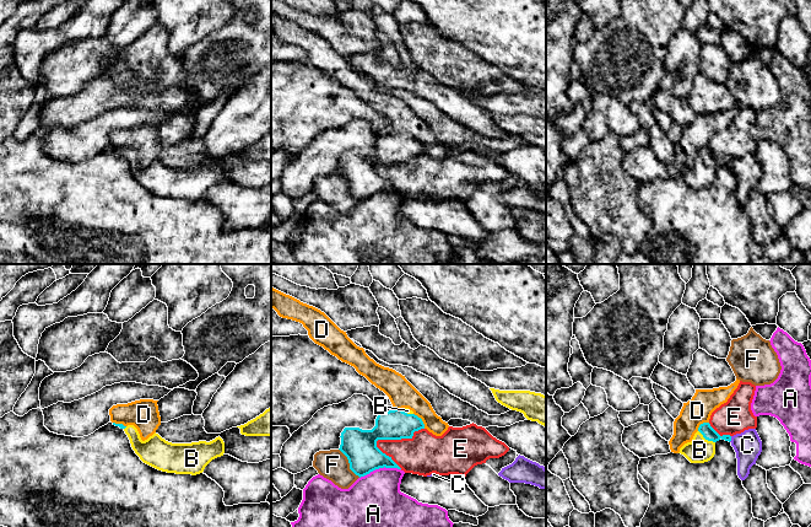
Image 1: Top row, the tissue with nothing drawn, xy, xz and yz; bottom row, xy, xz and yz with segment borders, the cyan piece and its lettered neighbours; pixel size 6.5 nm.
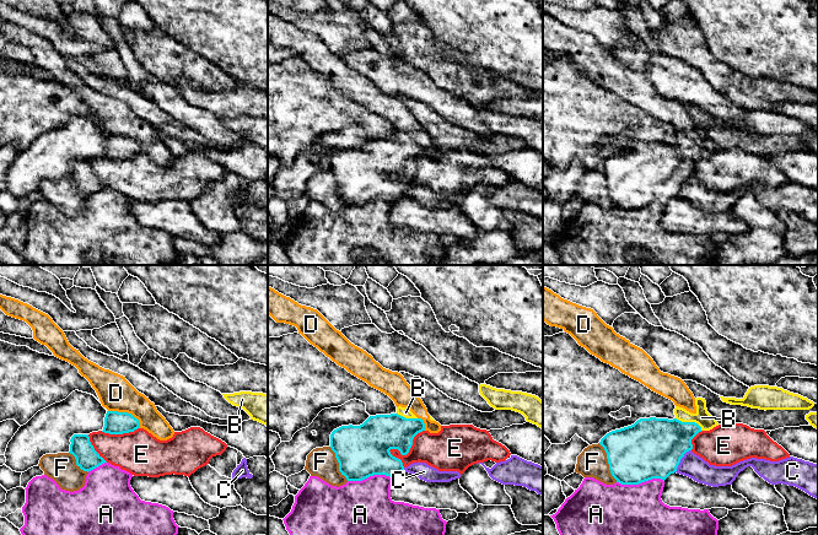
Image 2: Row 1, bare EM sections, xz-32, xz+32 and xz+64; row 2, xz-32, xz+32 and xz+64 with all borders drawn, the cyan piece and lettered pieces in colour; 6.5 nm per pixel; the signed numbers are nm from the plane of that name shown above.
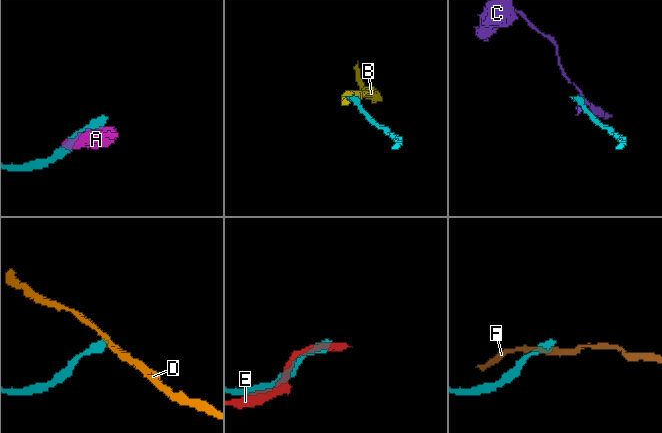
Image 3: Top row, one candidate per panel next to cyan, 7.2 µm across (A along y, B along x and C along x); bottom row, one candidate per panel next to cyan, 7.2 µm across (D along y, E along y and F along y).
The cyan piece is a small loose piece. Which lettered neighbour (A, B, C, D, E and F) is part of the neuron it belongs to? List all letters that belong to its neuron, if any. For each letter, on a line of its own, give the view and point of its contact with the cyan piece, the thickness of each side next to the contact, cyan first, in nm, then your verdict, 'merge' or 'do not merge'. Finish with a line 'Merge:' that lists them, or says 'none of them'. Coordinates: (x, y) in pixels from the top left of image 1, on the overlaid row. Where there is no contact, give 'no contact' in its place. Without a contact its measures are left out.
A: meets cyan in xz at (379, 467); 220 nm thick on the cyan side, 360 nm on the other; do not merge
B: meets cyan in yz at (706, 439); 90 nm thick on the cyan side, 160 nm on the other; merge
C: meets cyan in yz at (730, 439); 90 nm thick on the cyan side, 190 nm on the other; do not merge
D: meets cyan in xz at (421, 420); 190 nm thick on the cyan side, 180 nm on the other; do not merge
E: meets cyan in xz at (398, 439); 220 nm thick on the cyan side, 280 nm on the other; do not merge
F: meets cyan in xz at (349, 462); 220 nm thick on the cyan side, 200 nm on the other; do not merge
Merge: B

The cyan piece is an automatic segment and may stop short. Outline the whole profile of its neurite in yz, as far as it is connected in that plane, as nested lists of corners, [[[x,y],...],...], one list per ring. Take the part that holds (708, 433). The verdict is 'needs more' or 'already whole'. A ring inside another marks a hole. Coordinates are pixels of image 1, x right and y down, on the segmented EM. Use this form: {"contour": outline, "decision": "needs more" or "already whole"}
{"contour": [[[709,423],[699,425],[691,442],[685,443],[680,452],[691,463],[704,463],[710,461],[715,455],[715,442],[719,440],[731,441],[730,435],[720,436]]], "decision": "needs more"}

